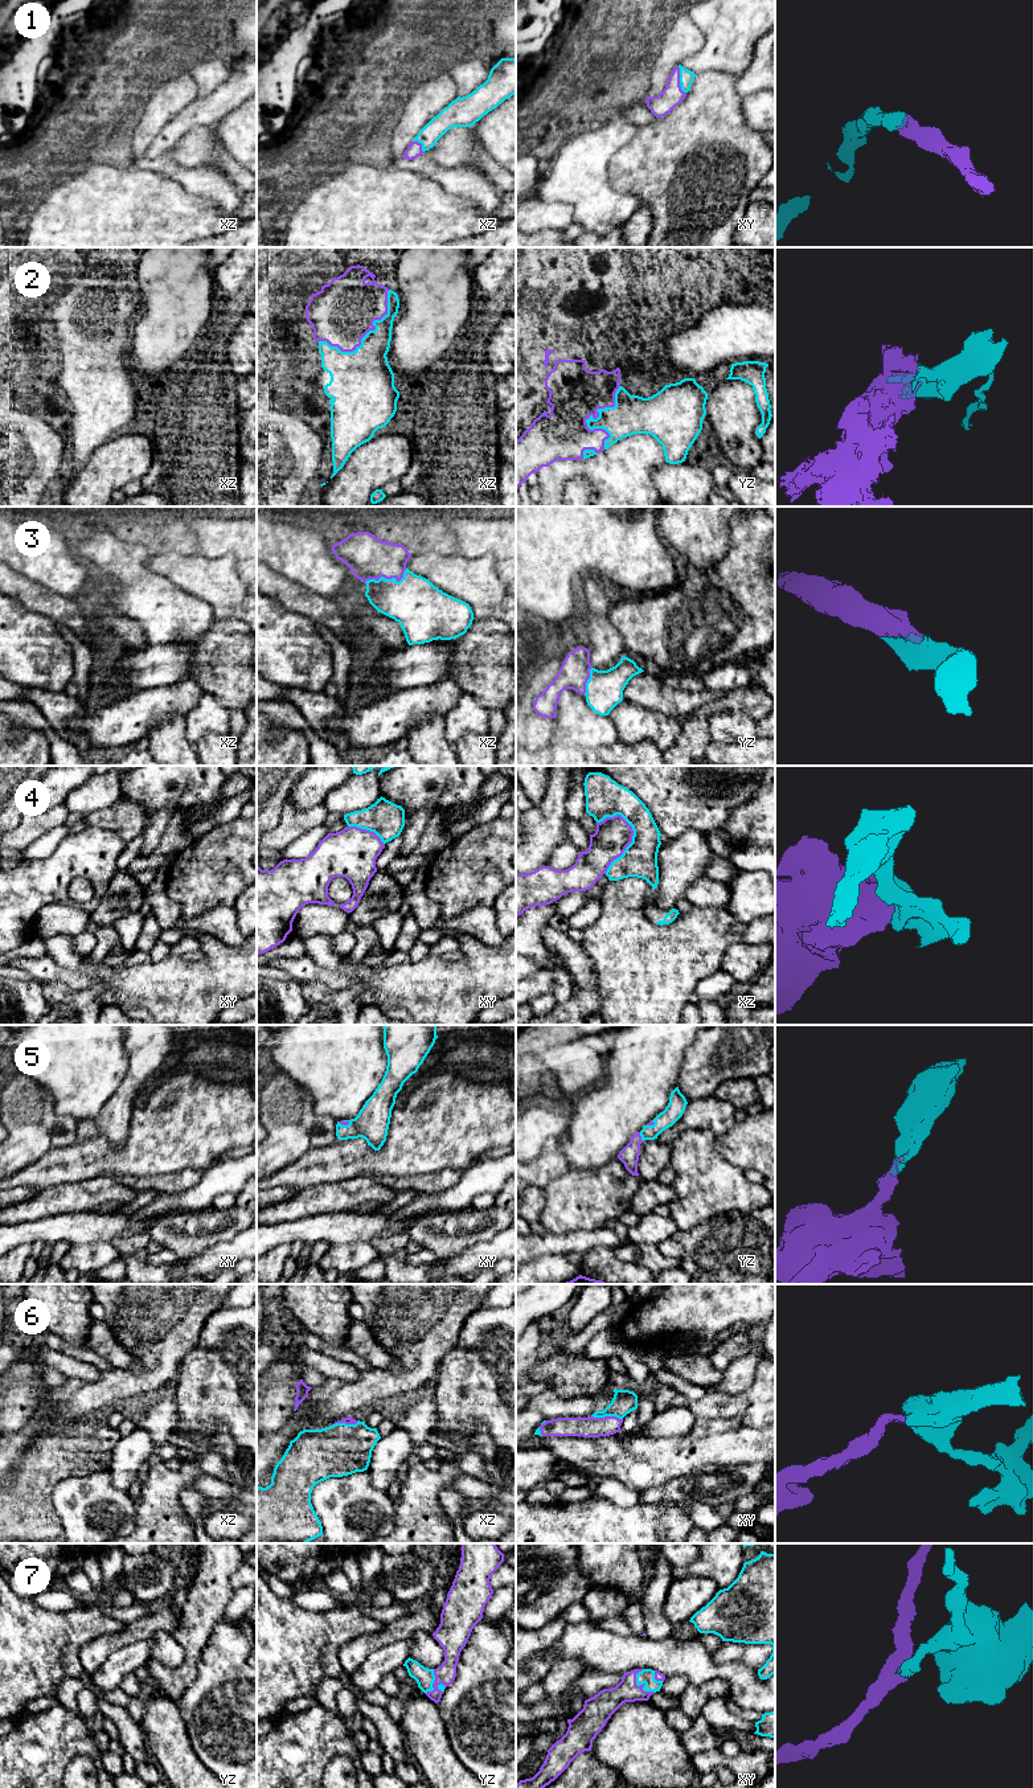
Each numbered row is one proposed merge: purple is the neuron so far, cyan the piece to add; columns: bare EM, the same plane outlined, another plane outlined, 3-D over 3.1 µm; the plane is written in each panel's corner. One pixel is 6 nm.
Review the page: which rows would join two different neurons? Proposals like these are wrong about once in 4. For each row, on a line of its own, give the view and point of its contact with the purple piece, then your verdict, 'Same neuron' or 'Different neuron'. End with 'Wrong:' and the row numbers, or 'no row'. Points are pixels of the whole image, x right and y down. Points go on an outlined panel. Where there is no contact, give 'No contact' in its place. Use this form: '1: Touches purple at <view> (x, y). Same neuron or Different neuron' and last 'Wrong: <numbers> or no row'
1: Touches purple at xy (679, 80). Same neuron
2: Touches purple at xz (365, 333). Same neuron
3: Touches purple at xz (388, 578). Same neuron
4: Touches purple at xz (630, 843). Different neuron
5: Touches purple at yz (640, 1136). Same neuron
6: Touches purple at xy (607, 1417). Same neuron
7: Touches purple at xy (640, 1685). Same neuron
Wrong: 4

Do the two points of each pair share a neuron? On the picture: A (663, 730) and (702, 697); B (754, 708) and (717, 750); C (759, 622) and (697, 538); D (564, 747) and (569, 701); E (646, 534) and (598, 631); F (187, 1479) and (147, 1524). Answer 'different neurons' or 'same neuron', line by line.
A: different neurons
B: different neurons
C: different neurons
D: same neuron
E: different neurons
F: same neuron

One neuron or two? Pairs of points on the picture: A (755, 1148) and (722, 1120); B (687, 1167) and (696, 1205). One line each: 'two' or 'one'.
A: two
B: one

